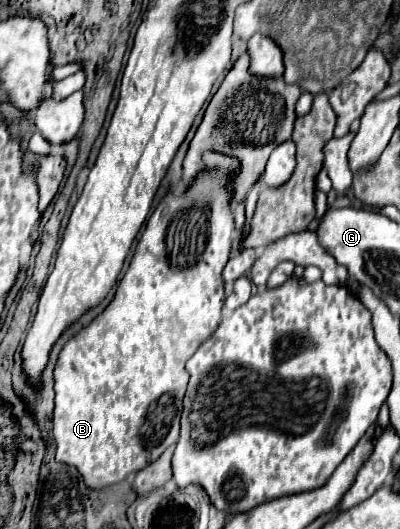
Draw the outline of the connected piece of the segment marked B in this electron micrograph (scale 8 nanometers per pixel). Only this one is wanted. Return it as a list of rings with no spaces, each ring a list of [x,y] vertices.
[[[215,151],[203,153],[203,163],[209,169],[203,169],[185,191],[175,193],[173,189],[169,189],[165,193],[165,197],[157,203],[155,211],[147,219],[145,231],[141,235],[141,241],[135,247],[135,253],[133,253],[131,263],[129,263],[129,269],[123,275],[123,279],[119,281],[119,285],[117,285],[115,297],[105,307],[105,311],[101,311],[77,335],[73,335],[65,343],[61,353],[59,353],[59,359],[57,359],[57,365],[55,365],[55,391],[57,391],[57,395],[55,395],[55,415],[53,415],[53,435],[55,435],[55,443],[57,443],[57,461],[77,467],[77,471],[85,479],[85,485],[91,487],[91,489],[101,489],[101,487],[107,487],[107,485],[123,481],[129,473],[147,467],[169,445],[177,443],[179,429],[181,429],[183,397],[185,397],[185,389],[187,389],[187,381],[189,381],[189,373],[185,371],[185,361],[219,327],[221,307],[223,307],[223,301],[225,301],[225,289],[223,289],[221,271],[223,271],[223,267],[225,267],[225,263],[229,259],[231,241],[233,241],[233,229],[235,229],[235,221],[233,221],[233,179],[239,173],[241,163],[239,163],[239,159],[235,159],[231,155],[215,153]]]

